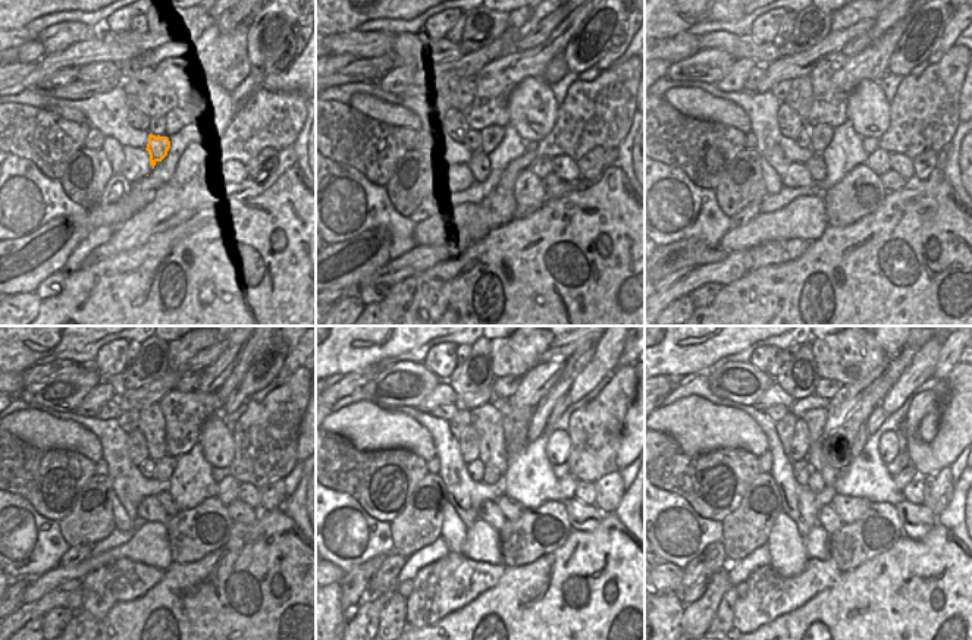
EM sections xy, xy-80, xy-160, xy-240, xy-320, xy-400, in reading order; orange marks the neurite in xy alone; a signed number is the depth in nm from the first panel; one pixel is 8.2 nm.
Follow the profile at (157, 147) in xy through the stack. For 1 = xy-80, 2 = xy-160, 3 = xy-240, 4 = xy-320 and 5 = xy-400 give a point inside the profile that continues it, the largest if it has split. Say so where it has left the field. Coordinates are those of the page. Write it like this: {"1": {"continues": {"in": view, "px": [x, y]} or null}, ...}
{"1": {"continues": {"in": "xy-80", "px": [480, 166]}}, "2": {"continues": {"in": "xy-160", "px": [815, 165]}}, "3": {"continues": {"in": "xy-240", "px": [165, 498]}}, "4": {"continues": {"in": "xy-320", "px": [511, 510]}}, "5": {"continues": {"in": "xy-400", "px": [849, 508]}}}

